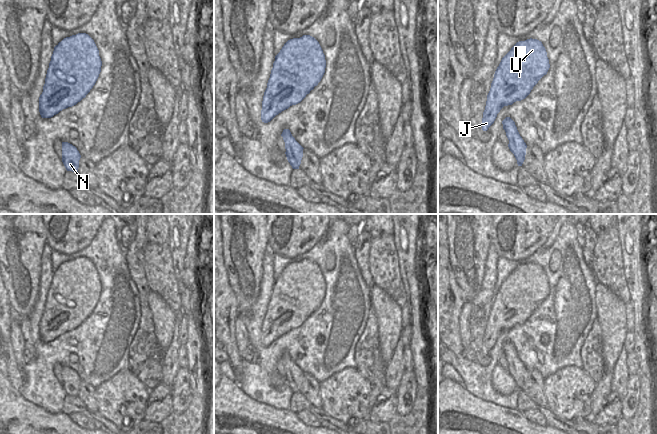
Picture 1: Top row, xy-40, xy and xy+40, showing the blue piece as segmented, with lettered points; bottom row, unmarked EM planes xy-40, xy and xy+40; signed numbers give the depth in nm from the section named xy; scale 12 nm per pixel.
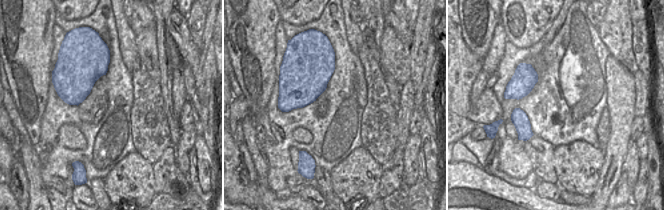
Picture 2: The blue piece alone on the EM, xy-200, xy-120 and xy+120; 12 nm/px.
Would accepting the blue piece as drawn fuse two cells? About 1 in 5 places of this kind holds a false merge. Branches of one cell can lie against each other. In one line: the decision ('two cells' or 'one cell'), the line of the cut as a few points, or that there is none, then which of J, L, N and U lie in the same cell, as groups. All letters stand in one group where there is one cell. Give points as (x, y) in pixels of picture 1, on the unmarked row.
one cell; cut none; groups J L N U

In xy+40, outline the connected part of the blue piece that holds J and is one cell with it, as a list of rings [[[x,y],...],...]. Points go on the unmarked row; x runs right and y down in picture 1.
[[[530,262],[517,266],[502,282],[495,295],[483,336],[482,354],[488,354],[504,330],[512,329],[516,325],[525,323],[538,305],[547,298],[549,292],[547,276],[541,265]]]

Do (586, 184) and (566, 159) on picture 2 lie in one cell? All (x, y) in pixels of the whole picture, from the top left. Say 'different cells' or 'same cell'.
same cell

